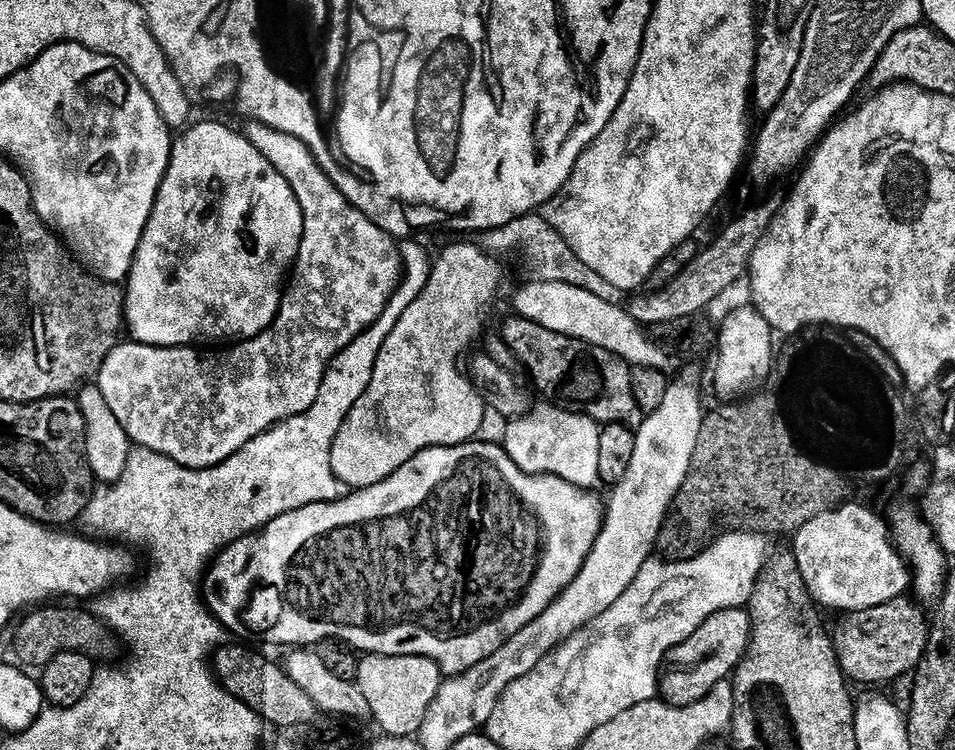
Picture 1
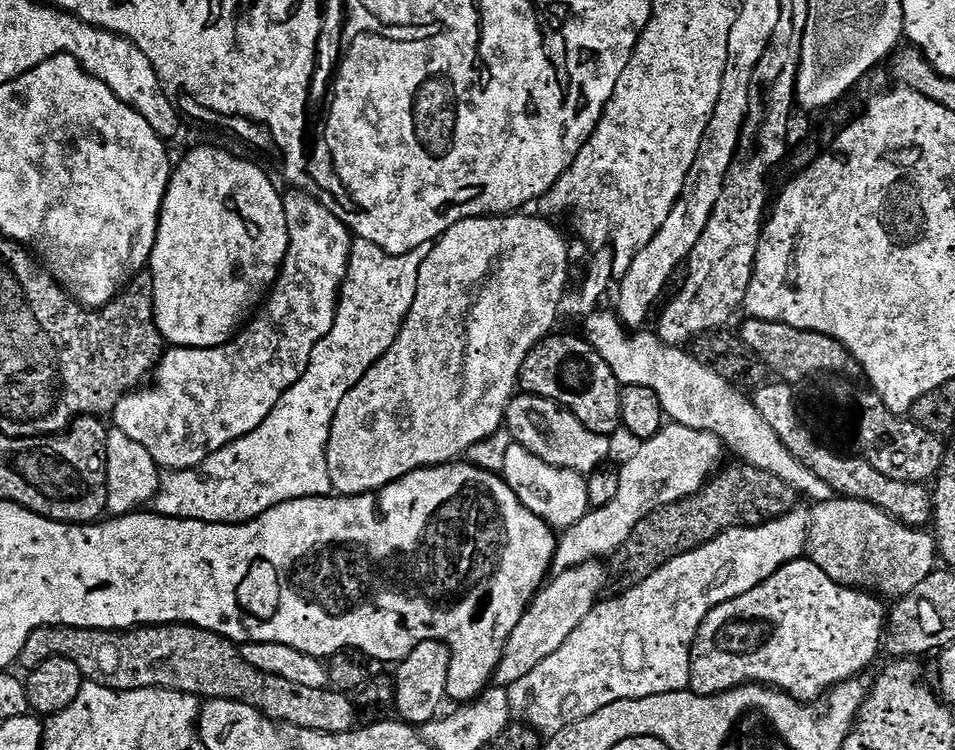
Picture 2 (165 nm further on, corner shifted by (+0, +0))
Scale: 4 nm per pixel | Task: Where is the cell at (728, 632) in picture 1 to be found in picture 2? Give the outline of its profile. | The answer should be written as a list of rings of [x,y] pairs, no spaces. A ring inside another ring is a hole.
[[[807,558],[783,564],[774,575],[754,586],[754,590],[719,604],[704,620],[692,643],[691,691],[697,696],[721,696],[732,688],[767,686],[788,693],[797,702],[819,701],[836,685],[864,674],[860,672],[866,671],[882,652],[886,640],[886,608],[879,602],[867,591],[834,583]]]

